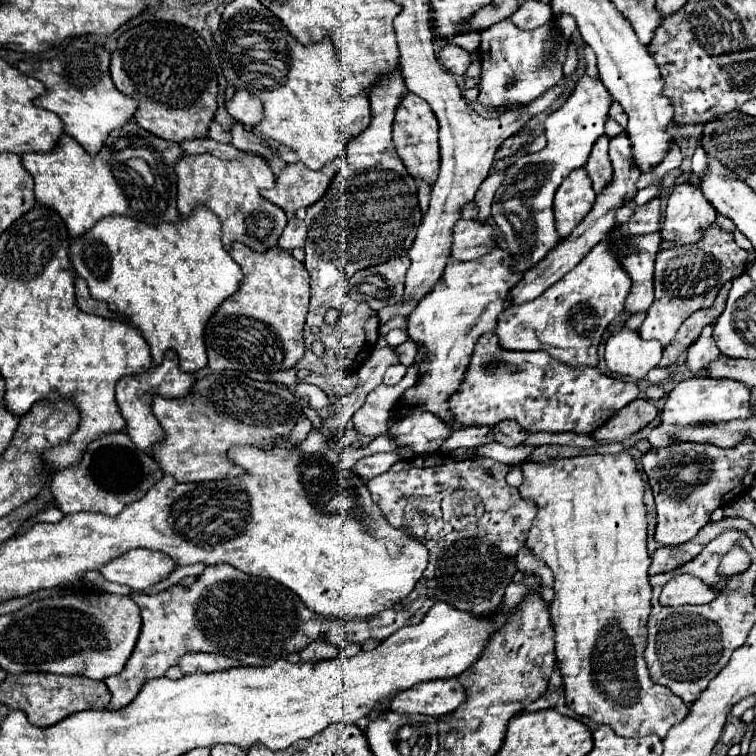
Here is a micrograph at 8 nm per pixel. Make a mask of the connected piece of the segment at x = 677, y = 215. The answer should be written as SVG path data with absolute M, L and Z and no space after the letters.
M679 183L667 201L661 237L677 245L695 243L701 239L703 231L715 223L715 217L717 211L709 205L699 187Z

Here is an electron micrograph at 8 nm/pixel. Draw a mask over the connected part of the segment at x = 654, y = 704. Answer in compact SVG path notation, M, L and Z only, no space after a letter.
M589 455L589 457L573 457L573 459L555 459L551 463L523 463L521 471L525 475L523 485L519 487L521 497L533 499L539 507L539 513L533 521L533 527L529 531L527 547L547 563L547 567L555 575L555 601L551 603L551 625L555 629L555 655L559 663L559 671L563 677L563 689L565 689L565 703L571 707L579 717L589 717L595 723L609 725L617 735L623 737L641 737L641 735L657 735L663 739L667 731L685 719L687 705L669 689L657 685L649 677L649 669L643 661L645 651L645 637L647 637L647 621L651 613L651 585L649 585L649 553L647 553L647 511L643 505L643 493L645 485L637 471L635 459L623 457L623 455Z

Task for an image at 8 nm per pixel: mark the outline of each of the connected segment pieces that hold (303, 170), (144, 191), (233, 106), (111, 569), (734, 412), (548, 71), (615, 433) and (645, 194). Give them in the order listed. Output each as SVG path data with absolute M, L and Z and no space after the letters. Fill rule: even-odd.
M335 157L329 165L319 171L311 171L301 161L287 165L273 189L261 189L261 195L281 207L285 213L297 211L301 207L309 207L317 203L329 187L329 181L345 167L345 157Z
M127 123L119 131L113 131L105 147L91 157L73 137L63 135L59 139L59 145L51 153L25 153L23 155L23 167L33 175L35 179L35 199L39 205L45 205L59 213L67 225L67 231L73 239L81 237L85 231L89 231L101 217L111 215L123 215L133 217L137 221L159 225L161 221L177 223L177 175L175 175L175 161L183 157L181 145L173 141L165 141L161 137L155 137L153 133L147 133L137 123Z
M237 89L235 95L225 103L227 107L227 113L243 123L247 129L253 127L257 121L261 121L263 117L263 105L257 97L253 97L253 93L245 91L245 89Z
M131 549L125 555L109 561L101 569L101 575L107 581L123 583L135 591L141 591L167 579L175 567L177 567L177 561L169 559L161 551Z
M689 377L677 383L667 395L665 407L661 411L661 423L651 431L649 443L653 447L669 447L677 443L677 429L693 427L701 423L723 423L733 419L751 417L749 409L749 389L733 379L711 379L711 377Z
M505 19L501 23L491 25L489 29L483 29L479 47L479 55L483 61L479 103L491 107L509 105L509 109L531 103L543 91L547 91L549 87L557 85L563 79L561 67L565 61L565 53L567 53L567 41L555 27L555 21L549 21L547 25L533 31L521 31L513 25L511 19ZM511 77L515 77L513 87L507 85Z
M635 399L627 407L623 407L617 415L613 415L601 429L597 429L593 433L593 439L621 443L633 433L647 427L651 421L655 421L657 415L659 411L655 409L655 405L651 405L645 399Z
M647 187L647 189L641 189L637 195L635 195L635 203L637 205L645 205L649 199L653 199L655 195L659 197L663 189L655 189L655 187Z

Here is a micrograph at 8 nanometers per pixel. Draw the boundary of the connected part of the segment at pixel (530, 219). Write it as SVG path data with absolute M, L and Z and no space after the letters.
M583 77L567 103L545 119L547 147L539 153L529 153L505 169L505 179L495 193L491 217L503 231L507 251L513 253L513 271L535 267L559 241L553 219L553 197L563 179L585 165L593 143L603 135L611 95L601 81Z

